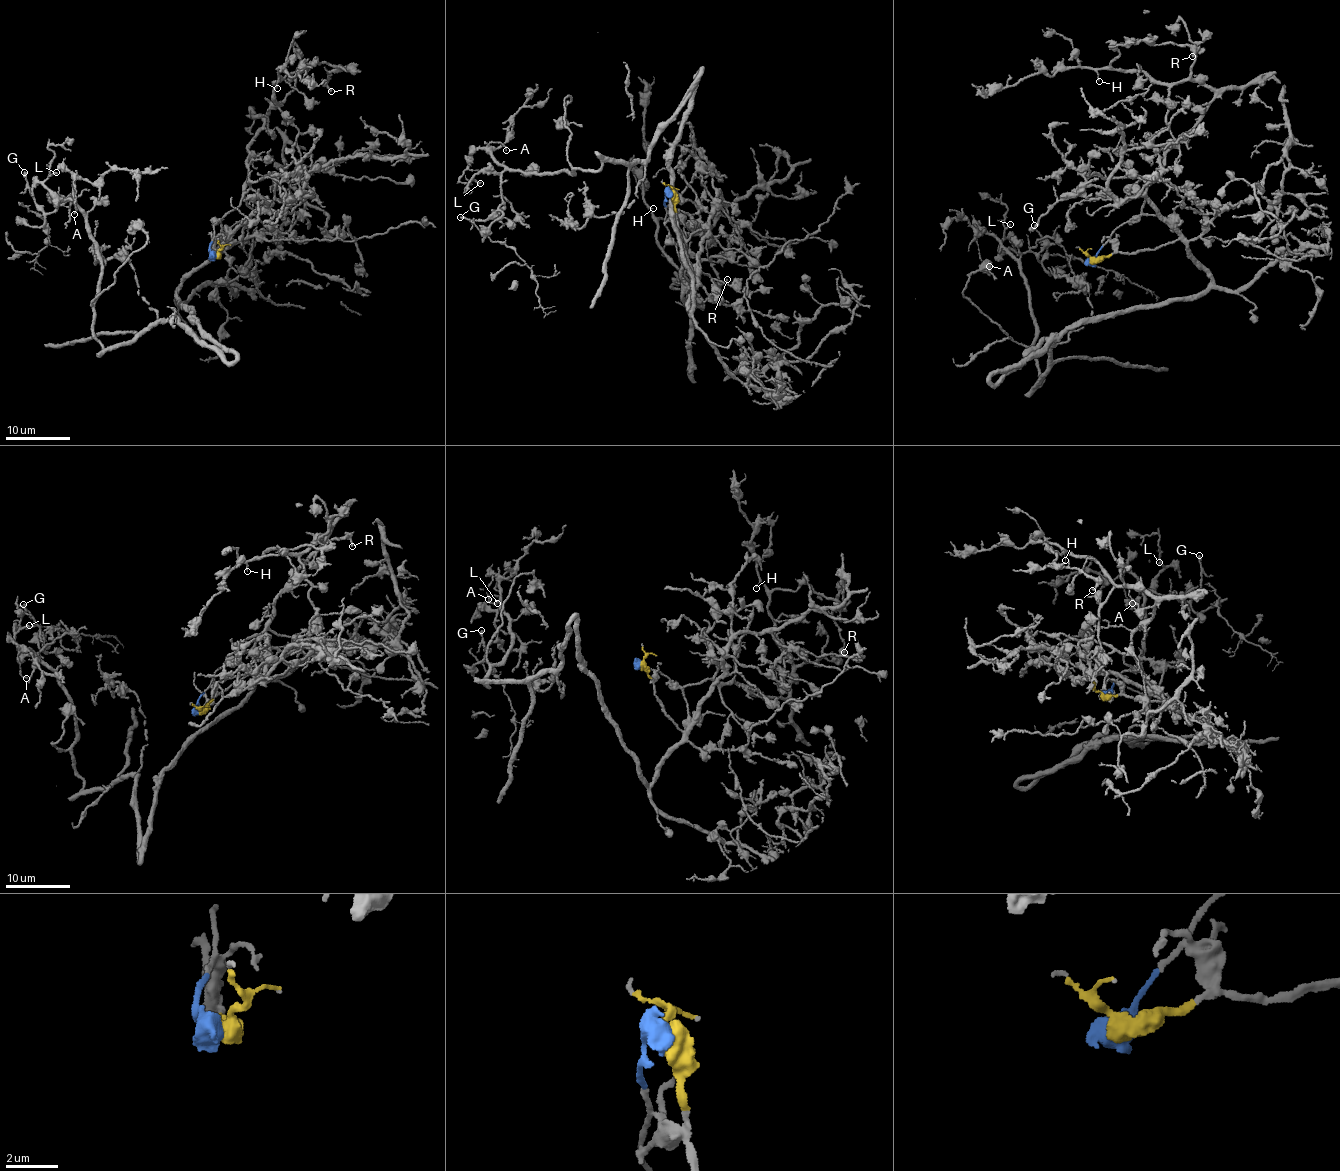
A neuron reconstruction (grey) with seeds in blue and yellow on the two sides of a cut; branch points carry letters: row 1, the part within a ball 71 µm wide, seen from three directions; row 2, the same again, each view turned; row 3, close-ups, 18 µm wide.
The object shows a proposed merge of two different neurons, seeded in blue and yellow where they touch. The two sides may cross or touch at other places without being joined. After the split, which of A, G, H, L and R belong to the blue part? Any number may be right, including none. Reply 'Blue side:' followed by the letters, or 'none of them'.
Blue side: H, R

